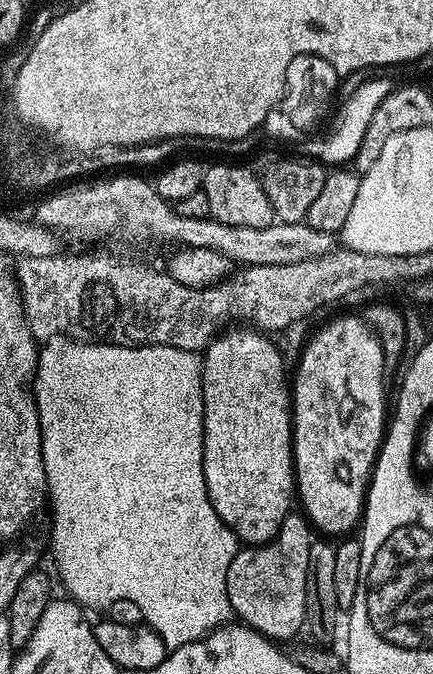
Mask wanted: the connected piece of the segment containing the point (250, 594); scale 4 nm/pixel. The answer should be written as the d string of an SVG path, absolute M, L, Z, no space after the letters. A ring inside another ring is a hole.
M289 514L282 522L276 537L268 543L244 546L237 551L234 562L230 562L230 570L226 570L226 594L230 598L230 606L237 621L261 632L273 642L285 642L291 636L299 634L300 627L305 627L308 619L306 566L310 566L310 546L313 539L313 525L303 515Z

